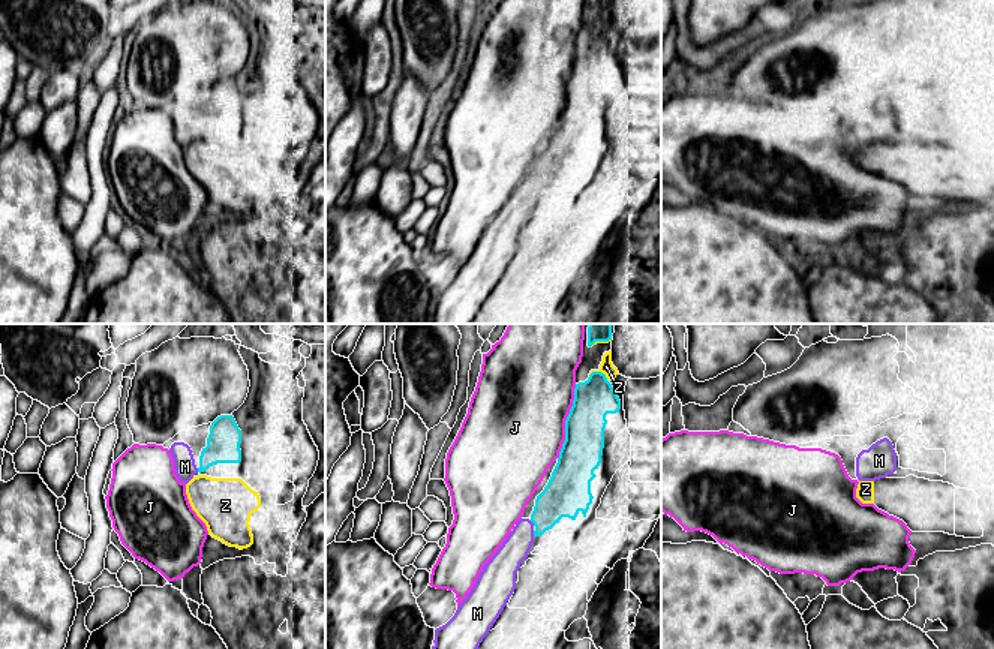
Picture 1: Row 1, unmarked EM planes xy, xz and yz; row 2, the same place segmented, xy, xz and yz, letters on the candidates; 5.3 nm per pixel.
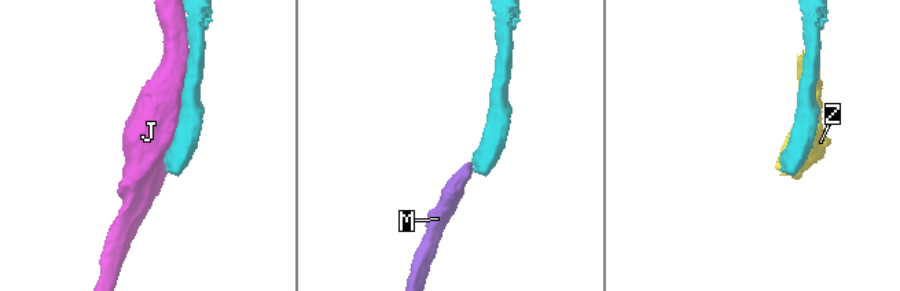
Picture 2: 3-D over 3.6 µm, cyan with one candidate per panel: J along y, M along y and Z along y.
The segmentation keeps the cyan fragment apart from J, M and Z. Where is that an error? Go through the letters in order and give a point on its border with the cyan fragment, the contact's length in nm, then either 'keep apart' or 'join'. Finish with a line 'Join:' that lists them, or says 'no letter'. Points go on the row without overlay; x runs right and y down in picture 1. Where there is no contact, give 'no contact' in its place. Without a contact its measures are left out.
J: contact xz (565, 86); length 420 nm; keep apart
M: contact xz (532, 186); length 40 nm; join
Z: contact xz (598, 36); length 110 nm; keep apart
Join: M

